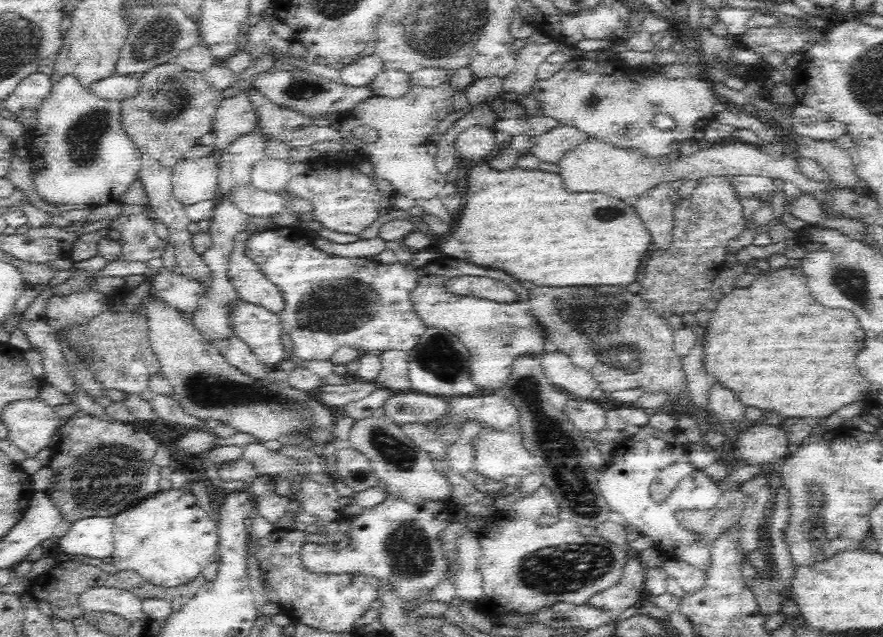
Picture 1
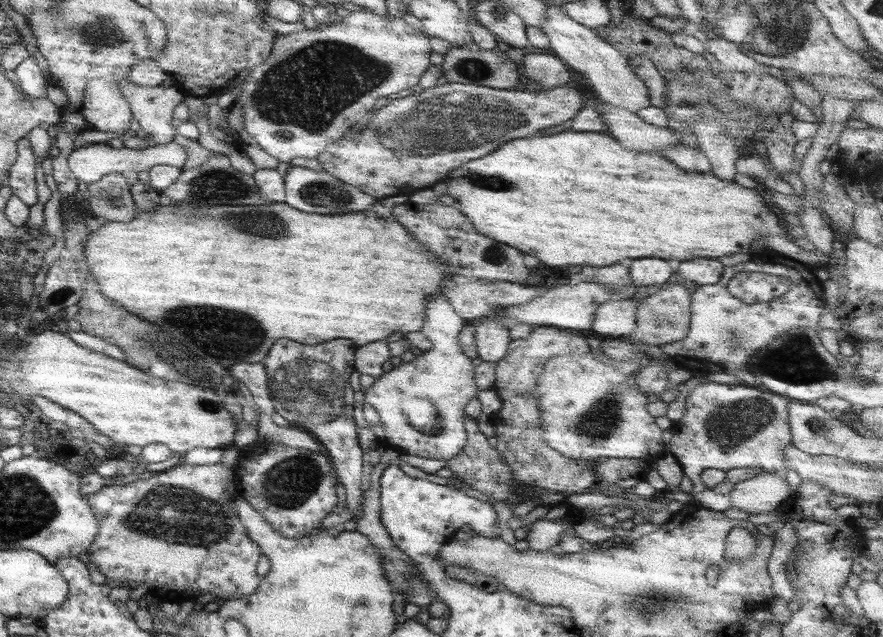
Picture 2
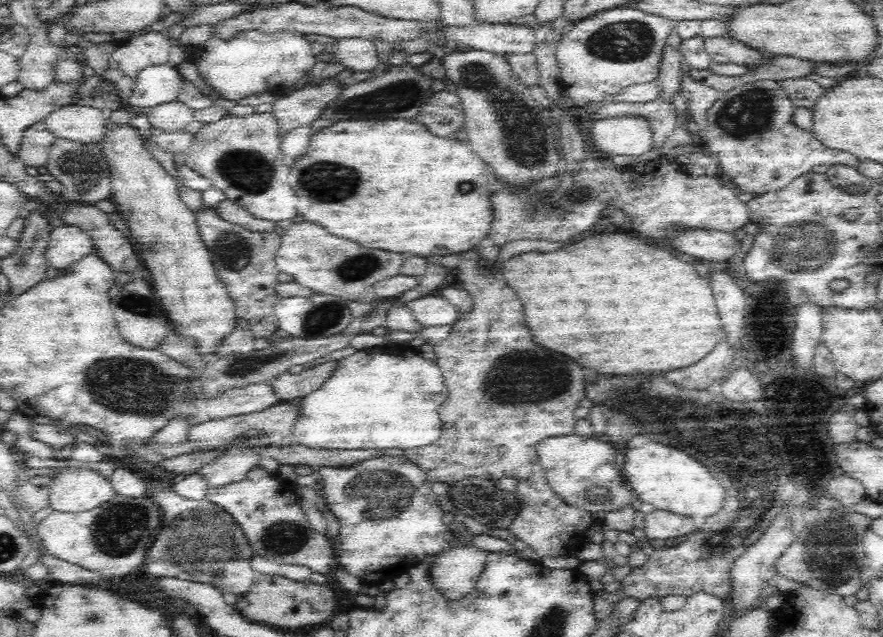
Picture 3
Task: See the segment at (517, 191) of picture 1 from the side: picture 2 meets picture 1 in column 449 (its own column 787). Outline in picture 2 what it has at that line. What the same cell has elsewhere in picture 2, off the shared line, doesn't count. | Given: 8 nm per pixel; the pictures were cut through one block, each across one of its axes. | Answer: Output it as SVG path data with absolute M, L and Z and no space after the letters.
M564 131L512 139L486 156L452 169L442 181L446 194L460 204L459 211L474 224L476 232L536 256L546 264L542 272L554 266L608 266L624 258L656 256L688 262L696 258L718 259L740 251L753 254L751 245L759 239L763 239L764 248L775 251L781 259L798 260L813 269L828 263L828 254L798 246L754 190L722 182L712 173L686 172L658 153L624 150L608 132Z

